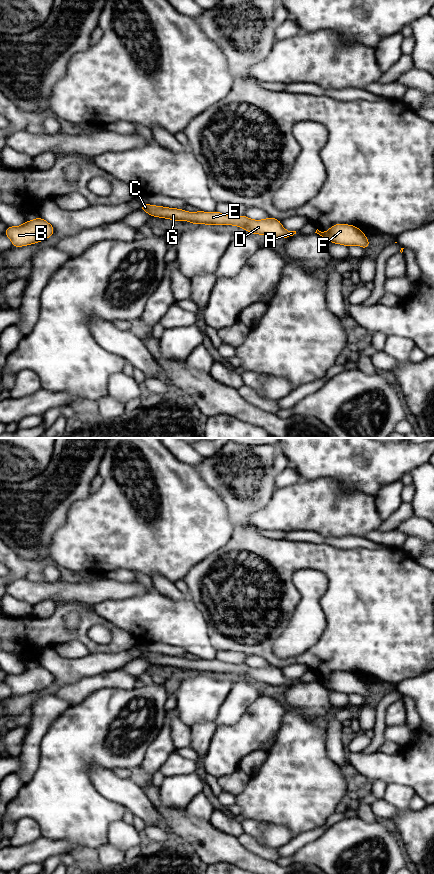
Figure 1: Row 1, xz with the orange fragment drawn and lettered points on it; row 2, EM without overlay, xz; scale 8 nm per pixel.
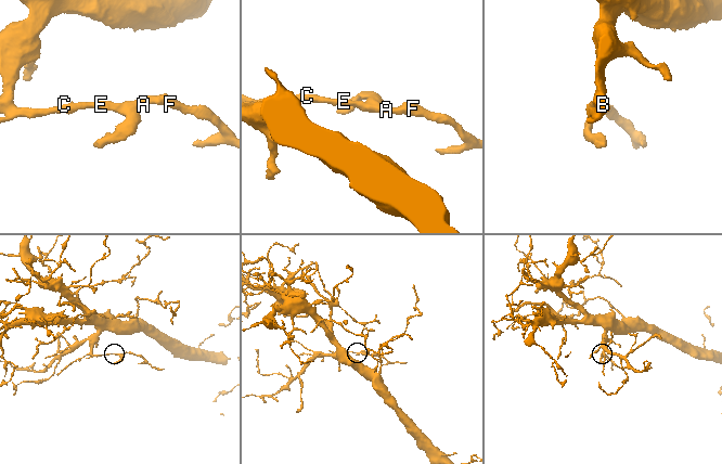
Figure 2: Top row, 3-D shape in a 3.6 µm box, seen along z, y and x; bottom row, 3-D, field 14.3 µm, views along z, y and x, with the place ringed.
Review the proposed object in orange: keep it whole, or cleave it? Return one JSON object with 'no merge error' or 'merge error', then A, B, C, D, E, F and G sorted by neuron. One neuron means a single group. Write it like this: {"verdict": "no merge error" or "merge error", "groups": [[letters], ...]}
{"verdict": "no merge error", "groups": [["A", "B", "C", "D", "E", "F", "G"]]}

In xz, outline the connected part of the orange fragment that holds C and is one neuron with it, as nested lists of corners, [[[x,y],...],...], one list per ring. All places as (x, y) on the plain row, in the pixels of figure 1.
[[[146,651],[142,652],[139,658],[147,660],[152,665],[160,665],[176,669],[190,669],[193,673],[234,673],[241,675],[243,678],[247,678],[254,683],[261,682],[272,686],[288,686],[296,682],[296,679],[285,678],[281,669],[271,664],[263,668],[252,668],[245,663],[228,664],[217,659],[198,659],[190,661],[182,657],[154,654]]]

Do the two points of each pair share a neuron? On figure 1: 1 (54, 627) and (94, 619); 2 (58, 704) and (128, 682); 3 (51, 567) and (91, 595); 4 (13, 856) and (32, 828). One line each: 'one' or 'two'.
1: one
2: two
3: two
4: two

